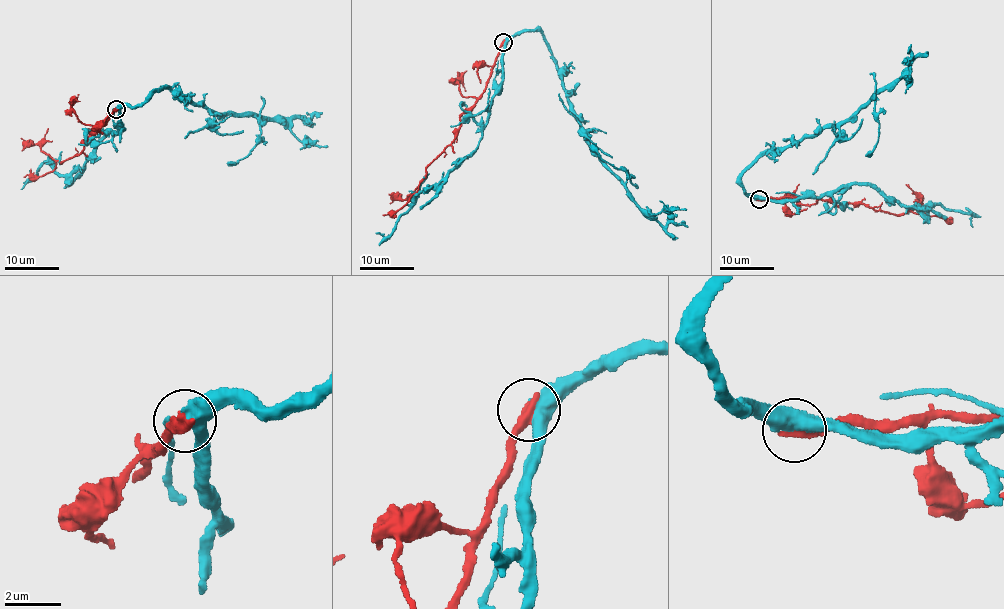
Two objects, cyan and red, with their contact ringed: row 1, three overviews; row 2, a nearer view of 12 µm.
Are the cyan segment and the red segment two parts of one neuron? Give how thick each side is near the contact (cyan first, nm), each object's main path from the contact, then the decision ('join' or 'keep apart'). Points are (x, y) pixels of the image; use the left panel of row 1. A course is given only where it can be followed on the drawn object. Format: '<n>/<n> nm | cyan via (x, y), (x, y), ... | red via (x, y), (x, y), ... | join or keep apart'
500/440 nm | cyan via (116, 109), (140, 106), (149, 95), (169, 88), (209, 112), (283, 123), (305, 142), (327, 147) | red via (116, 109), (106, 125), (87, 137), (85, 147), (67, 160), (58, 161), (56, 168), (39, 177), (24, 177) | keep apart

